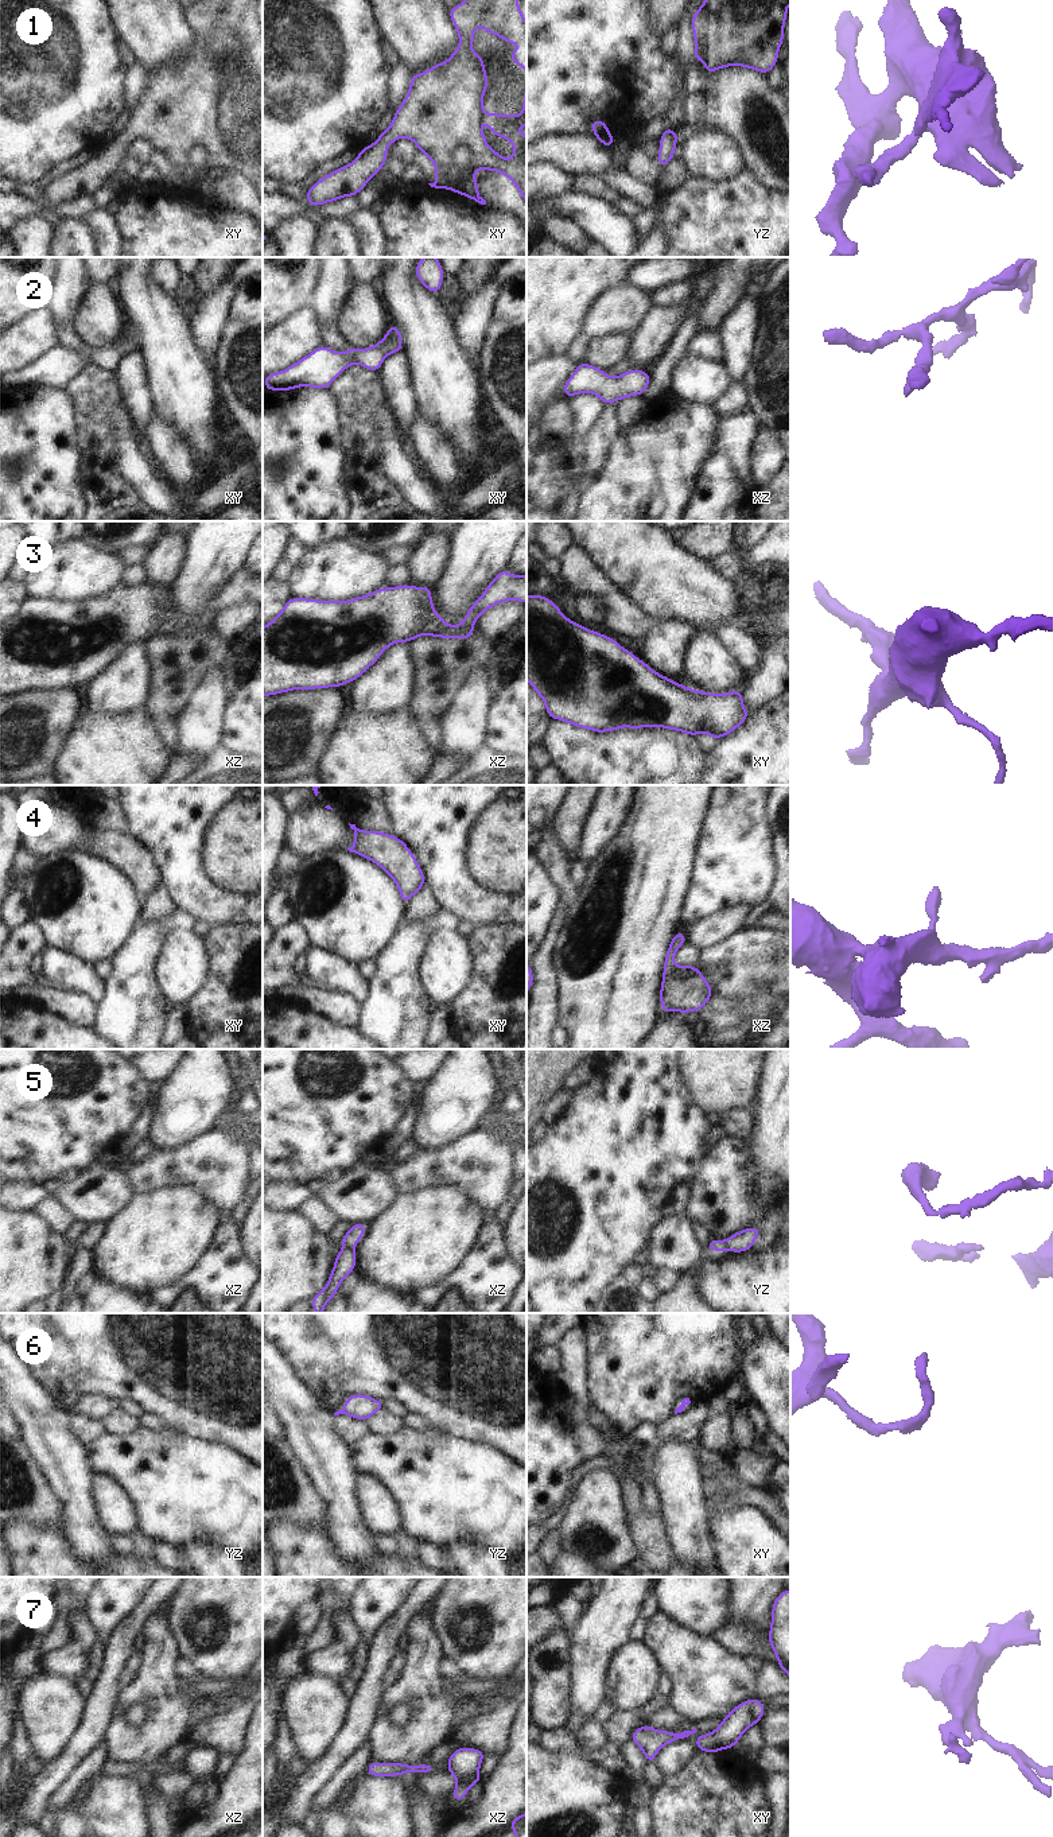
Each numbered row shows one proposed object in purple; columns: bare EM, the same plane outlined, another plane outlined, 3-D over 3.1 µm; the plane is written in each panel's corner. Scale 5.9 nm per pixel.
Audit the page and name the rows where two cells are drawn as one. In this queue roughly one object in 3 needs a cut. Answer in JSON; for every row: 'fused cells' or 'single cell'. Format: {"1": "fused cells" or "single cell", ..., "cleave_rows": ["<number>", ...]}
{"1": "single cell", "2": "single cell", "3": "fused cells", "4": "single cell", "5": "fused cells", "6": "single cell", "7": "single cell", "cleave_rows": ["3", "5"]}

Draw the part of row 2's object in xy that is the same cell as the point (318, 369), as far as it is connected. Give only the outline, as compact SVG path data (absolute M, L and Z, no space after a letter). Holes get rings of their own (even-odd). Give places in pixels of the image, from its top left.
M389 323L385 337L366 349L350 347L346 353L318 346L287 369L264 377L267 391L292 391L299 387L329 389L331 382L351 364L378 372L392 353L403 352L401 331Z

